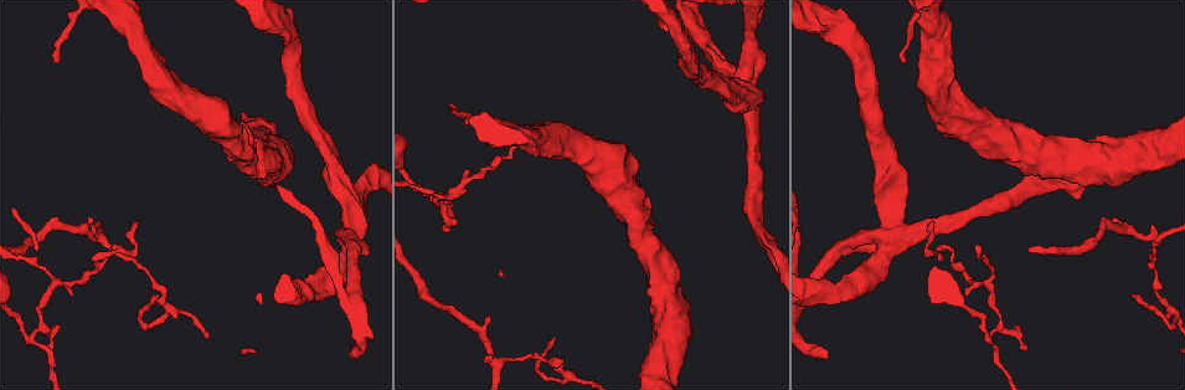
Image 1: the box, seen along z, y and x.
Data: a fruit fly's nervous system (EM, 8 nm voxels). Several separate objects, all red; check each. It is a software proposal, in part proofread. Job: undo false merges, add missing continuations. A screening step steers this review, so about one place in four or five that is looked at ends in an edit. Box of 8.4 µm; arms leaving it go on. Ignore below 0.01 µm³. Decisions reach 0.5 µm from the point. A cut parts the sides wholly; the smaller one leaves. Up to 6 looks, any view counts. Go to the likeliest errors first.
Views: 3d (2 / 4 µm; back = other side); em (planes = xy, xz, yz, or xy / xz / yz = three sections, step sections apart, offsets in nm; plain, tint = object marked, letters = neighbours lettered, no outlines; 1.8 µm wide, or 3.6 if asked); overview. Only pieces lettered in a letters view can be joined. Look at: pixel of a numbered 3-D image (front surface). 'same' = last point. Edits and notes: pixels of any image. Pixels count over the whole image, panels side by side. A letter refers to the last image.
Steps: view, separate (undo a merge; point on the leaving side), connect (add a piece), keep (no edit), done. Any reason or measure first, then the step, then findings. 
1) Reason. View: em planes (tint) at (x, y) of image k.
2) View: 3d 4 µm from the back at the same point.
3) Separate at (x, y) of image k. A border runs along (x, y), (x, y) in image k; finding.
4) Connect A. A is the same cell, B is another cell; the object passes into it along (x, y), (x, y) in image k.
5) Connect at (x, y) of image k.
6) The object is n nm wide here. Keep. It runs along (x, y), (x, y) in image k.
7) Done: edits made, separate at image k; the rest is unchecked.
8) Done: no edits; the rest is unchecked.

A fork. View: 3d 2 µm at (997, 325) of image 1.

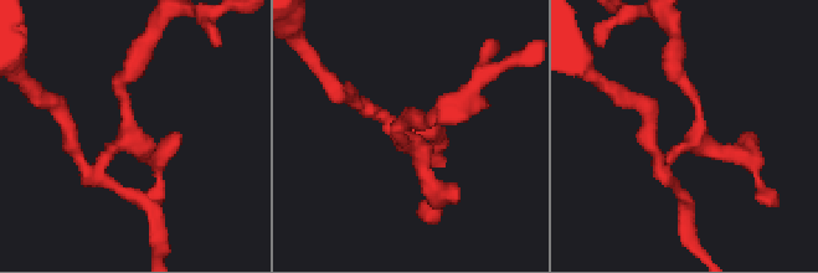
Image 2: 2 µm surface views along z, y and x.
View: em 3.6 µm yz step 16 (tint) at (691, 138) of image 2.

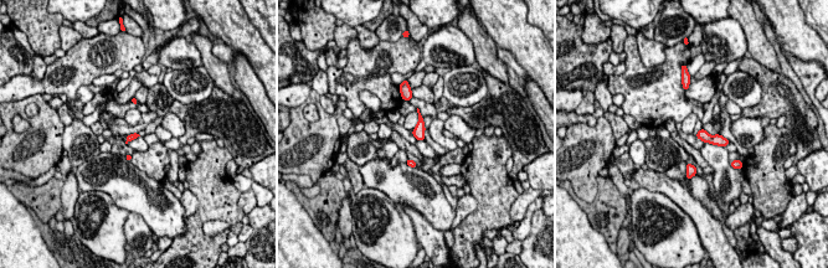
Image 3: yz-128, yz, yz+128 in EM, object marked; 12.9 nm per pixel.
Cut it another way. View: em 3.6 µm planes (letters) at the same point.

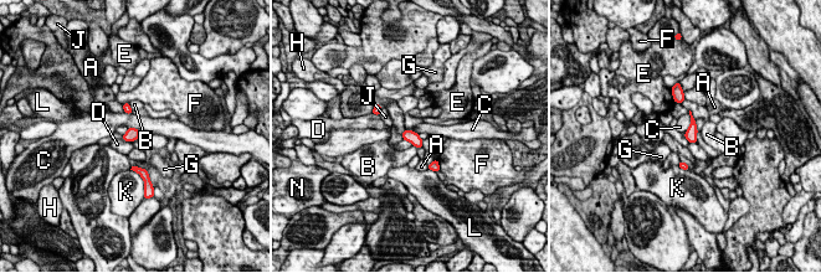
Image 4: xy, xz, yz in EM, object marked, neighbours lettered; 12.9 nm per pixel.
Keep. A, B, C, D, E, F, G, H, J, K, L and N are other cells; a border runs along (689, 114), (689, 127), (683, 133) in image 4; all the same neuron.

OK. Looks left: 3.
Branch stops here. View: 3d 2 µm at (827, 357) of image 1.

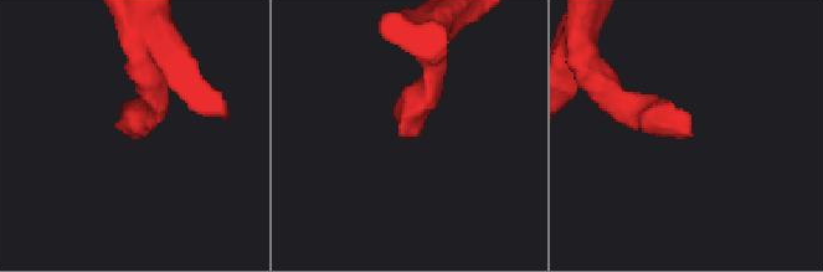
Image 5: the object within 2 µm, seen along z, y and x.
Need the tissue. View: em yz step 8 (letters) at (415, 136) of image 5.

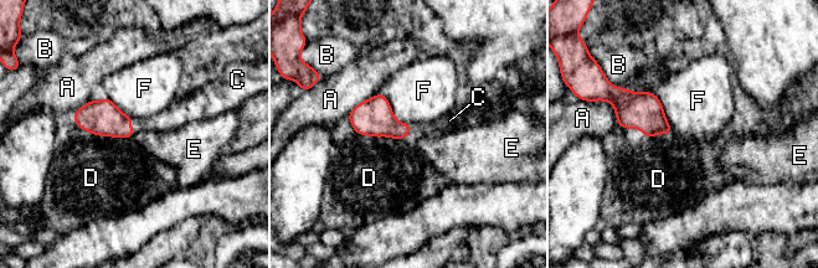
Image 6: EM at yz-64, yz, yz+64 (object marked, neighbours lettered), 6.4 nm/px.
Connect C. C is the same cell, A, B, D, E and F are other cells; the neuron continues.

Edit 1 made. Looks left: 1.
Thin end. View: em planes (letters) at (92, 258) of image 1.

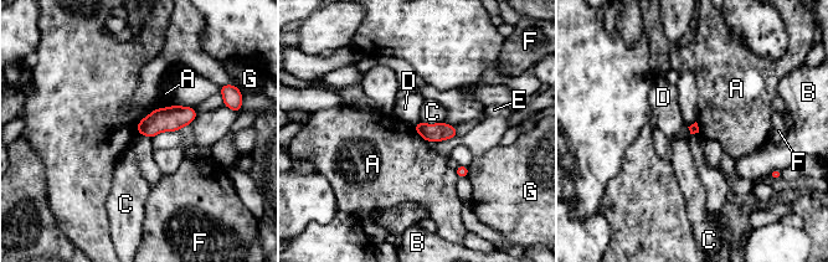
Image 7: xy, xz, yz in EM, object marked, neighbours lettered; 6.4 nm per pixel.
Keep. A, B, C, D, E, F and G are other cells; a border runs along (174, 104), (155, 109) in image 7; none of them fits.

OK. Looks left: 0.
Done: edits made, connect at image 6; the rest is unchecked.

